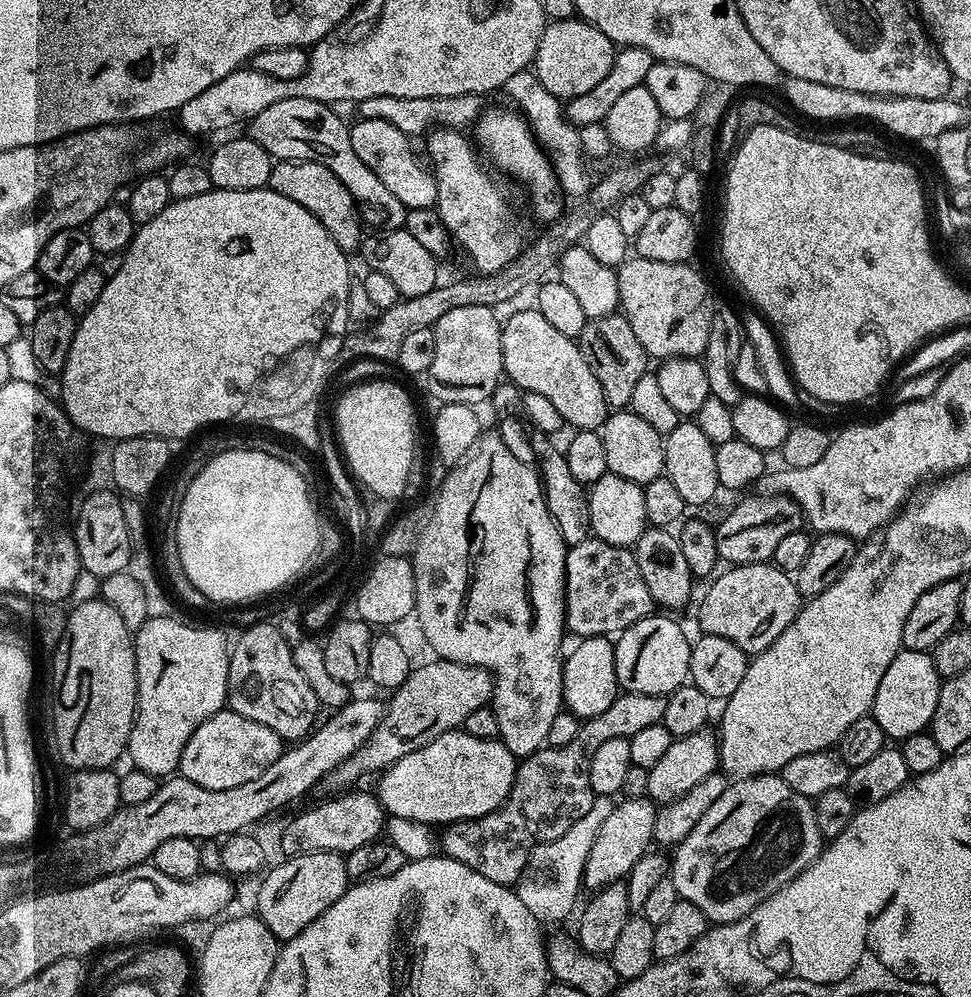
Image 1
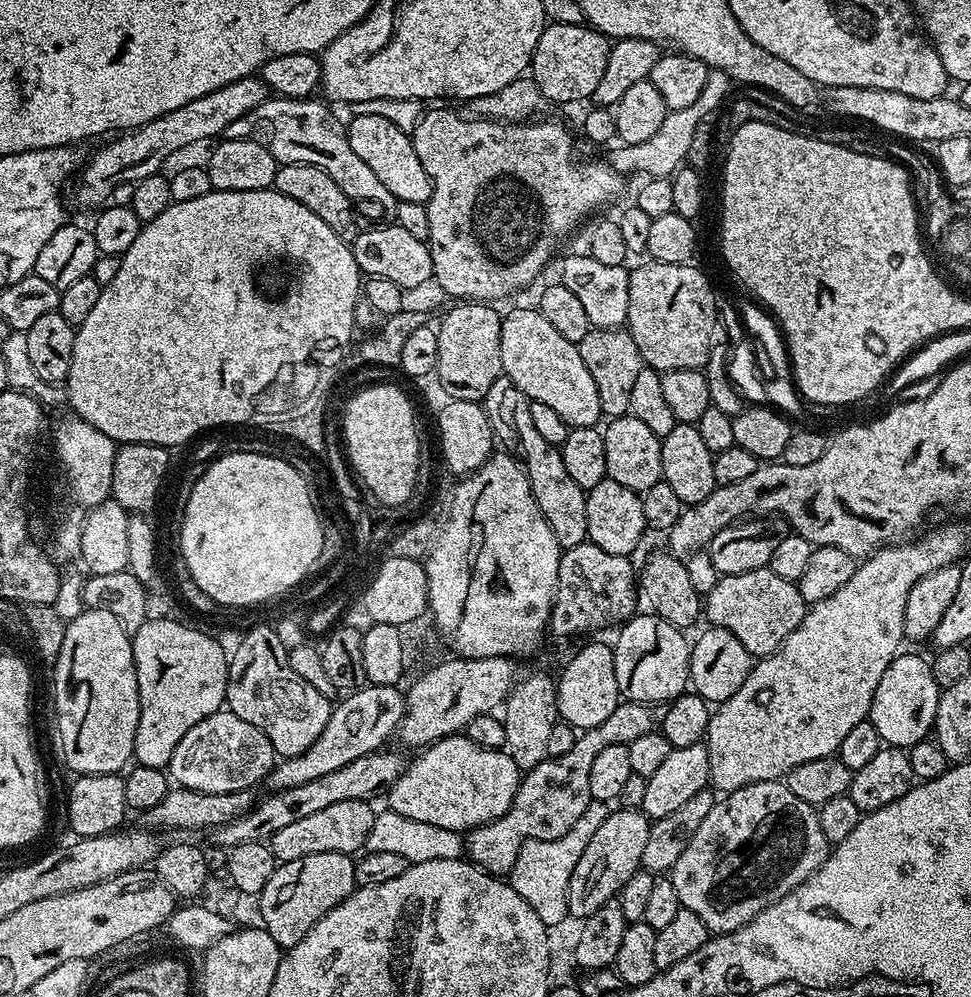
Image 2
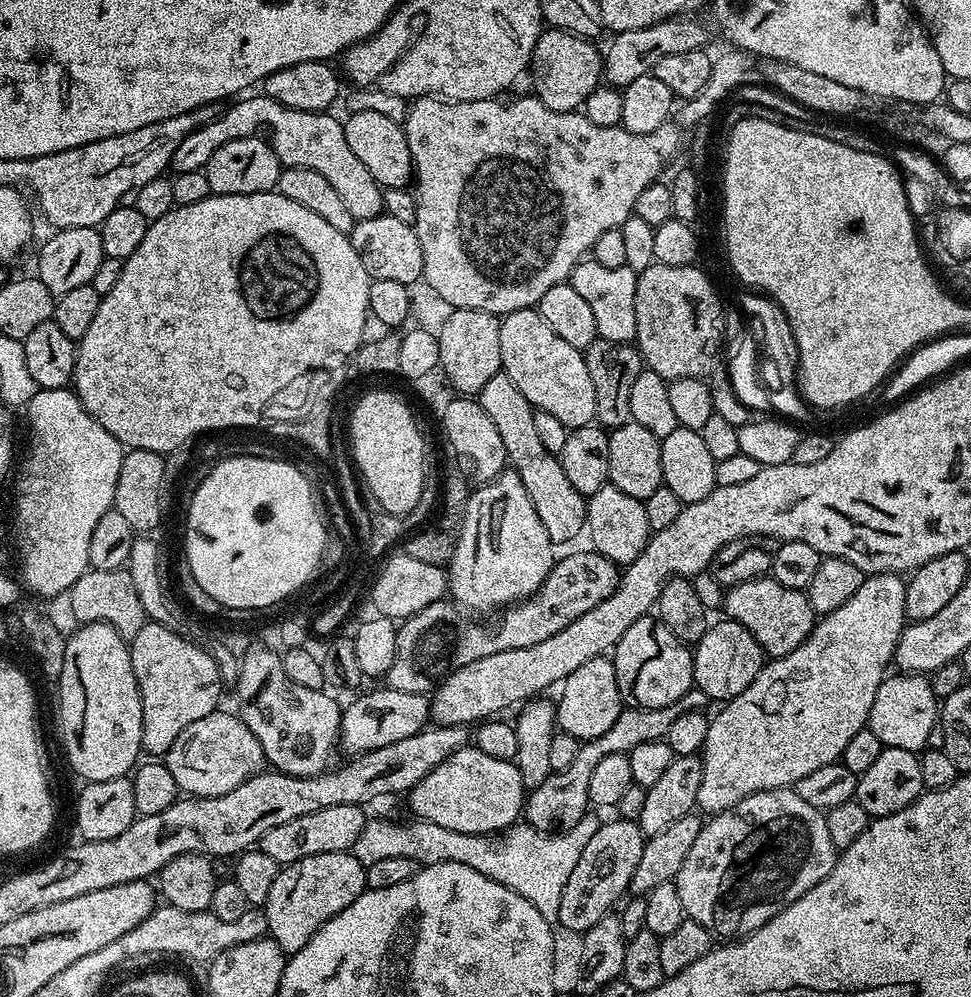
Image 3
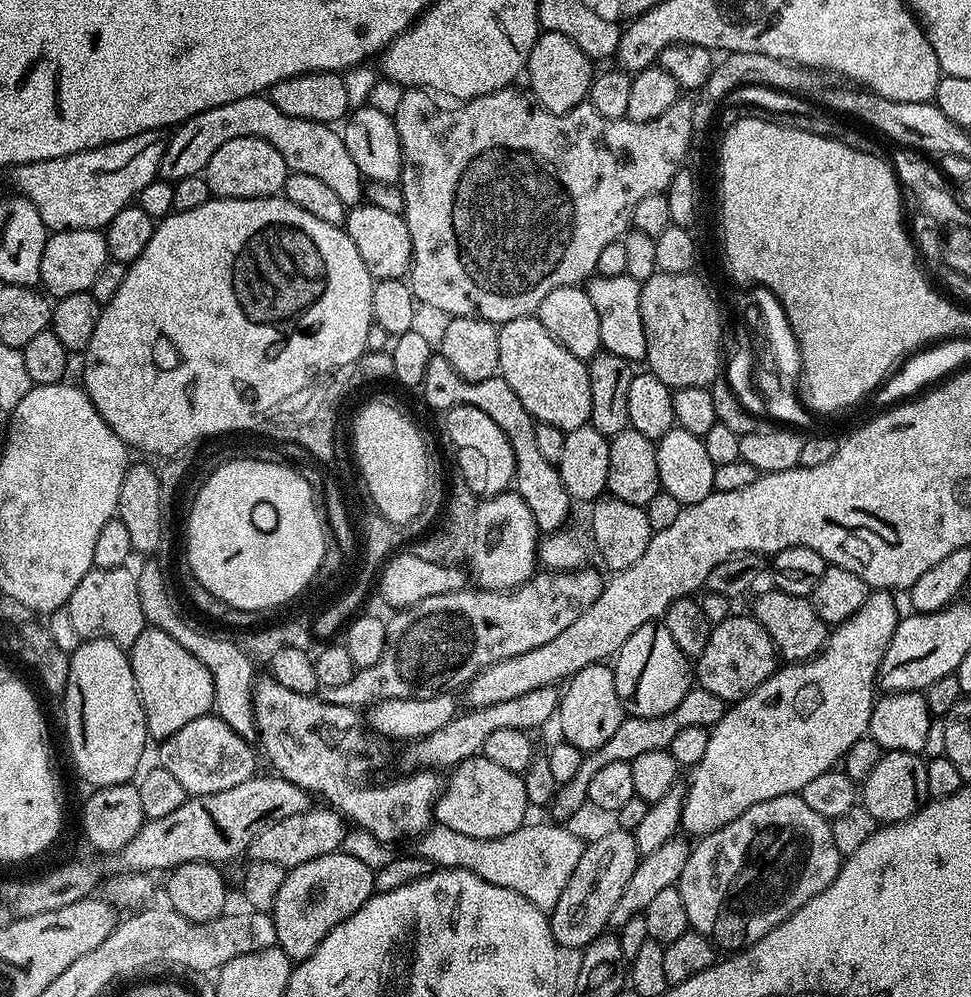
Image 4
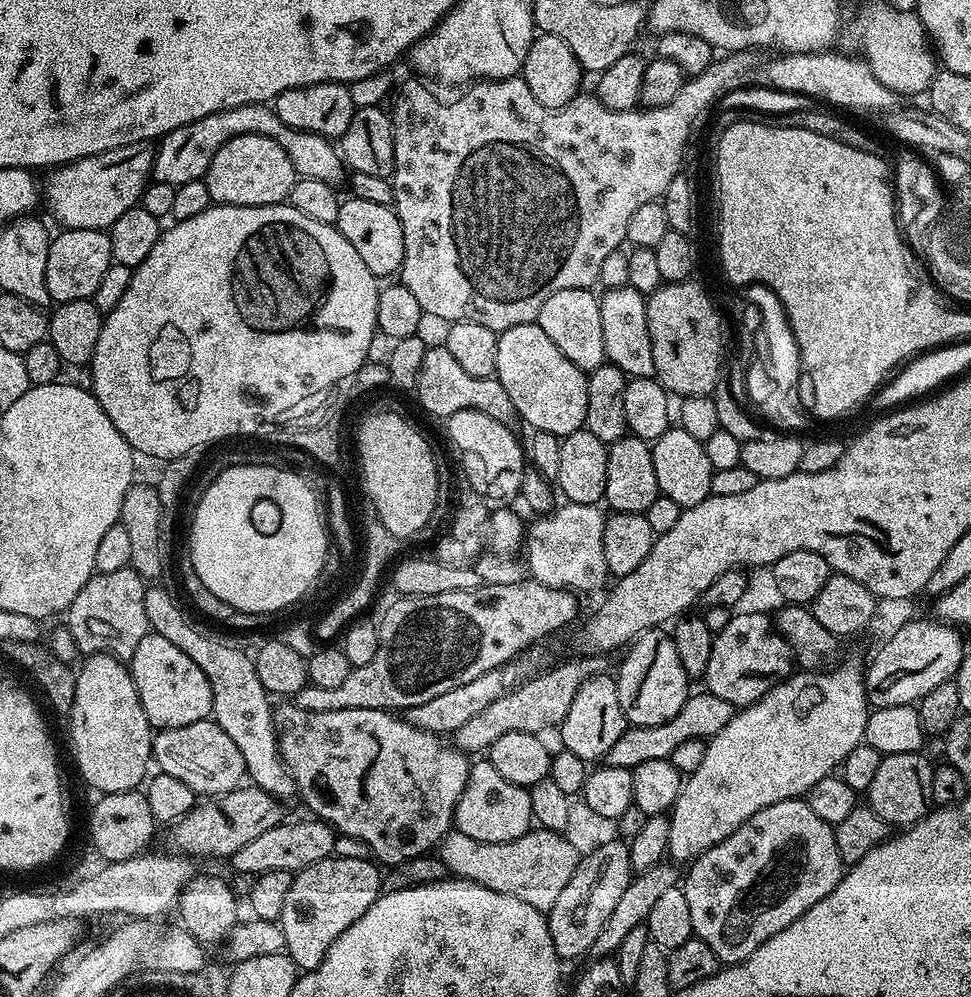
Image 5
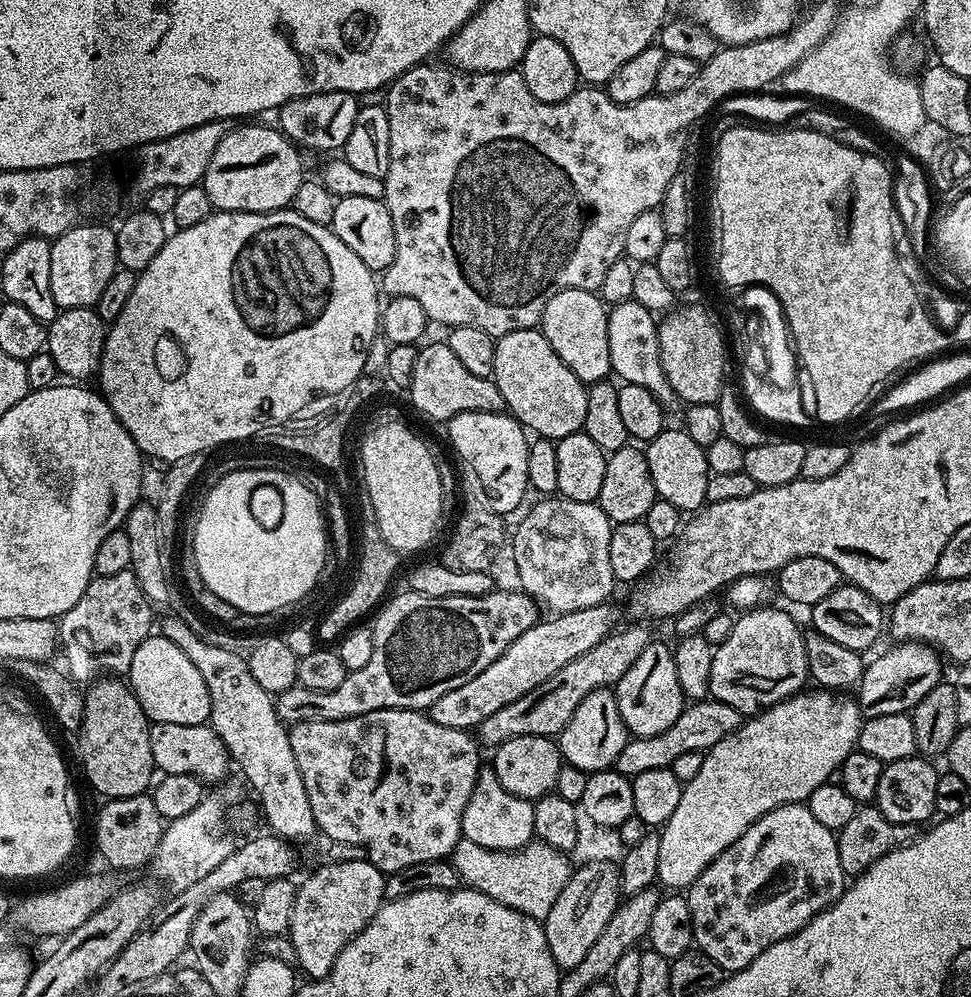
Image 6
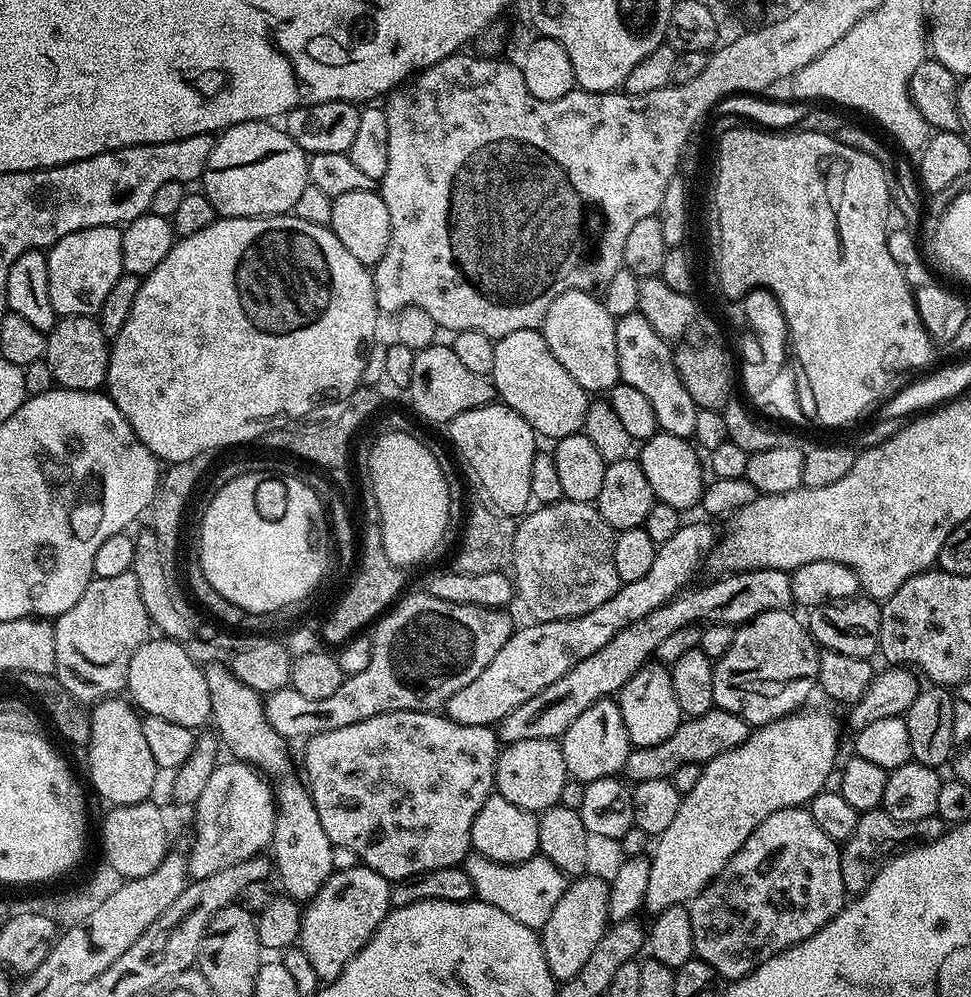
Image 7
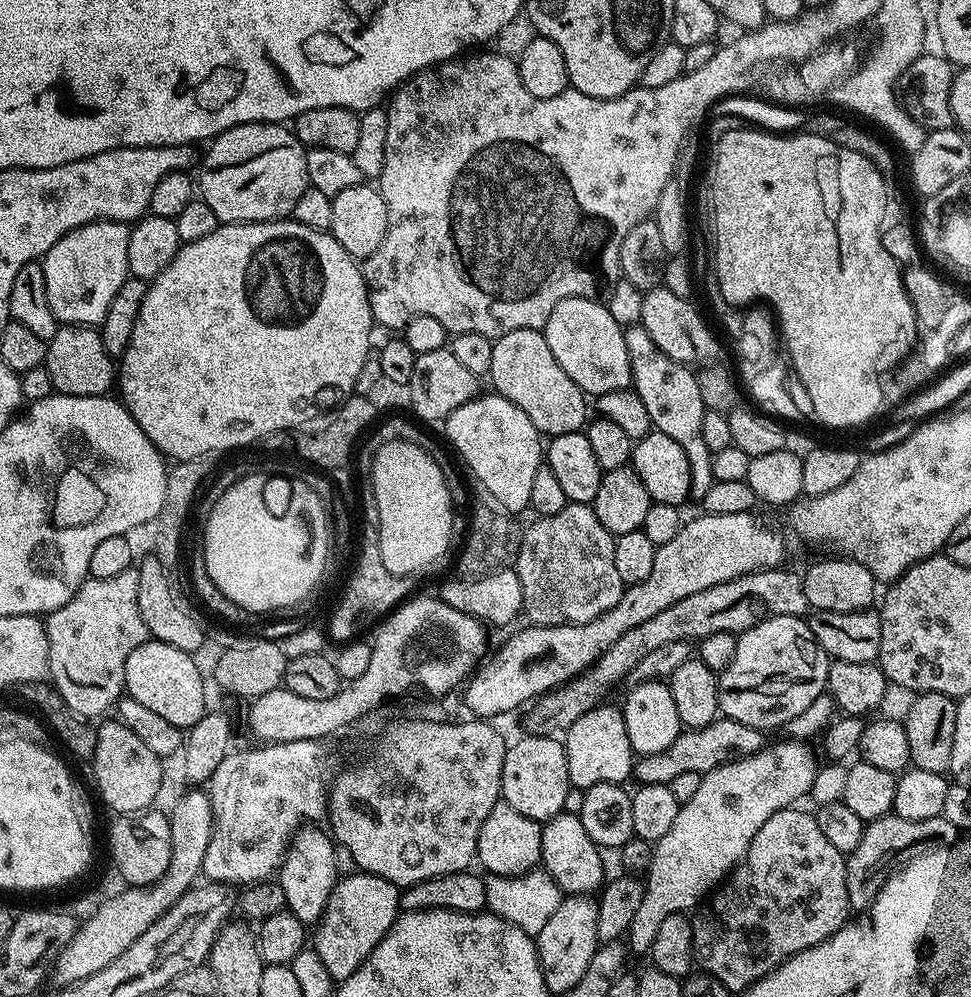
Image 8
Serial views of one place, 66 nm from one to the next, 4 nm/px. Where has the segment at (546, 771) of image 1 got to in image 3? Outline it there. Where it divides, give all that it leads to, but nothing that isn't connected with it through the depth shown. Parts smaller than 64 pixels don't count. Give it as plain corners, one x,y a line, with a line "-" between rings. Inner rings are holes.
693,690
687,692
680,699
678,707
671,708
634,708
625,707
621,711
618,722
606,730
606,734
598,734
598,738
583,741
578,750
578,758
570,762
561,772
552,772
541,782
538,787
527,793
523,819
539,832
555,832
574,828
577,822
586,815
590,805
588,803
588,791
590,790
590,777
606,754
627,754
634,750
634,746
642,746
642,742
662,740
667,737
674,718
678,718
681,712
695,712
707,709
710,701
705,692

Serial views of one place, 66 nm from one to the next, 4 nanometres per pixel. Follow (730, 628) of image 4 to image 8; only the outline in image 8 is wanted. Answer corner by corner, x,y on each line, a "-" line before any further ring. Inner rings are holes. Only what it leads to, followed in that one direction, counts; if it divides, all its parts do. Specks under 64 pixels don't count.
771,616
736,637
734,658
719,673
720,712
751,728
783,729
814,702
828,687
830,657
814,638
807,619

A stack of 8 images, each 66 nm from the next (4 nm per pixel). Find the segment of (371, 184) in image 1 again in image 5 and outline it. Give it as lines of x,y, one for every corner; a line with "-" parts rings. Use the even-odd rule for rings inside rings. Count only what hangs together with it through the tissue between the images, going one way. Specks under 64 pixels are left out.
267,103
234,106
234,110
218,110
218,114
206,114
206,118
198,118
198,122
178,126
178,130
161,136
155,145
156,157
152,163
151,179
175,185
203,180
217,150
230,142
230,138
238,138
242,134
258,134
278,142
278,146
286,150
297,177
318,178
318,182
333,186
339,185
340,179
340,183
345,179
346,165
337,145
329,137
288,128

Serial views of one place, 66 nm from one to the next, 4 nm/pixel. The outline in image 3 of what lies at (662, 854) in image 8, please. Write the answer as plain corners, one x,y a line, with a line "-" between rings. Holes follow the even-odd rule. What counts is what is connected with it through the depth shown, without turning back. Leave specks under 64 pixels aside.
895,572
865,575
854,598
838,606
838,610
823,613
802,646
785,656
769,659
758,678
709,719
702,749
702,786
698,786
696,799
701,813
725,812
742,798
767,788
792,788
806,774
843,757
850,738
868,723
874,694
878,694
878,686
893,663
896,643
904,633
904,586
905,581

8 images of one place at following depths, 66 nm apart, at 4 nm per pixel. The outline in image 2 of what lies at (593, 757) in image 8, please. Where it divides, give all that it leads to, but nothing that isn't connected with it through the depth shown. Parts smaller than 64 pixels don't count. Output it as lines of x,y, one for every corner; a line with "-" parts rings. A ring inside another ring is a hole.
588,644
577,656
568,660
568,665
560,672
556,685
556,710
559,719
571,728
583,730
606,722
610,714
621,704
618,677
614,674
613,645

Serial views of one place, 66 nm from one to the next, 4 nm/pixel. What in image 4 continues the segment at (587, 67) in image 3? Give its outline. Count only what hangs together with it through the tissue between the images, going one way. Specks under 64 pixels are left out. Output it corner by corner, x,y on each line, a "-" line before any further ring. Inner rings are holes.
541,31
540,37
534,42
534,50
530,50
530,58
526,69
526,80
528,76
529,84
527,87
530,89
536,103
551,112
574,110
578,105
588,100
588,91
592,85
593,75
594,61
578,46
574,46
574,42
570,42
570,38
566,38
566,34

